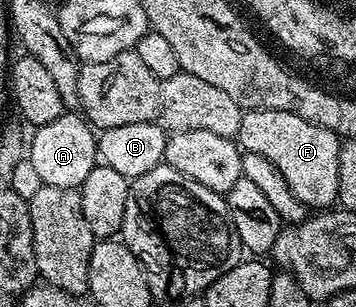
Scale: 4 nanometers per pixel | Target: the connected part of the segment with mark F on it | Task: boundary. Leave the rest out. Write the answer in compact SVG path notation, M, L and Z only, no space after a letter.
M244 110L237 142L244 152L261 153L281 169L289 189L308 209L327 209L339 197L340 136L284 111Z

